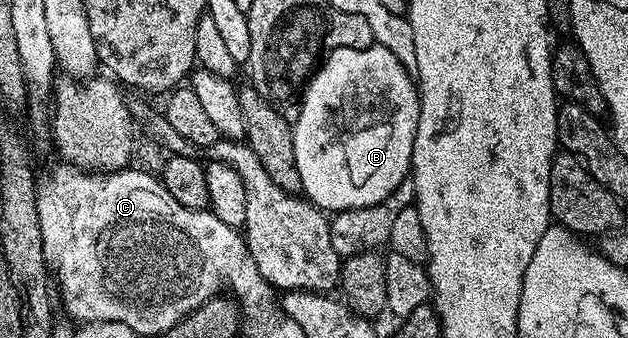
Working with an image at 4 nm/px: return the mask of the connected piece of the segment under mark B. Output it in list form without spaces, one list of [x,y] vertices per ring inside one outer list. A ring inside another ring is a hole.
[[[374,44],[362,50],[332,50],[304,87],[300,104],[299,116],[292,123],[295,168],[299,168],[304,197],[320,210],[336,212],[379,204],[410,177],[421,96],[414,75],[387,48]]]

